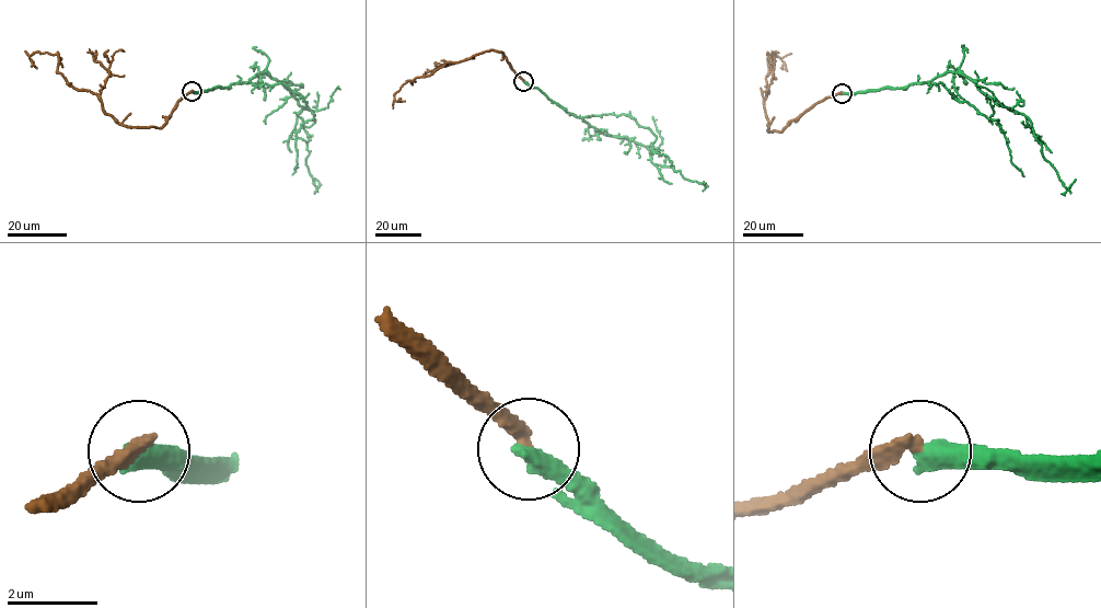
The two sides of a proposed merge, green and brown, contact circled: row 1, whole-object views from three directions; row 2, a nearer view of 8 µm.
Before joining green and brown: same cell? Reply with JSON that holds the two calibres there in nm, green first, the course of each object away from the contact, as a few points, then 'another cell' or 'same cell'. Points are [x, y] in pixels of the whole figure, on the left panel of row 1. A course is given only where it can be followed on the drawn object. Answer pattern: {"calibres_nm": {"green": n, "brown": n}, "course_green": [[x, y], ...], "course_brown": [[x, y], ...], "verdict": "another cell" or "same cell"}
{"calibres_nm": {"green": 480, "brown": 320}, "course_green": [[190, 91], [248, 83], [268, 73], [303, 107], [297, 113], [309, 138], [305, 161], [316, 186], [314, 178]], "course_brown": [[190, 91], [161, 127], [127, 127], [106, 114], [100, 96], [72, 87], [56, 54], [32, 54], [36, 68]], "verdict": "another cell"}

